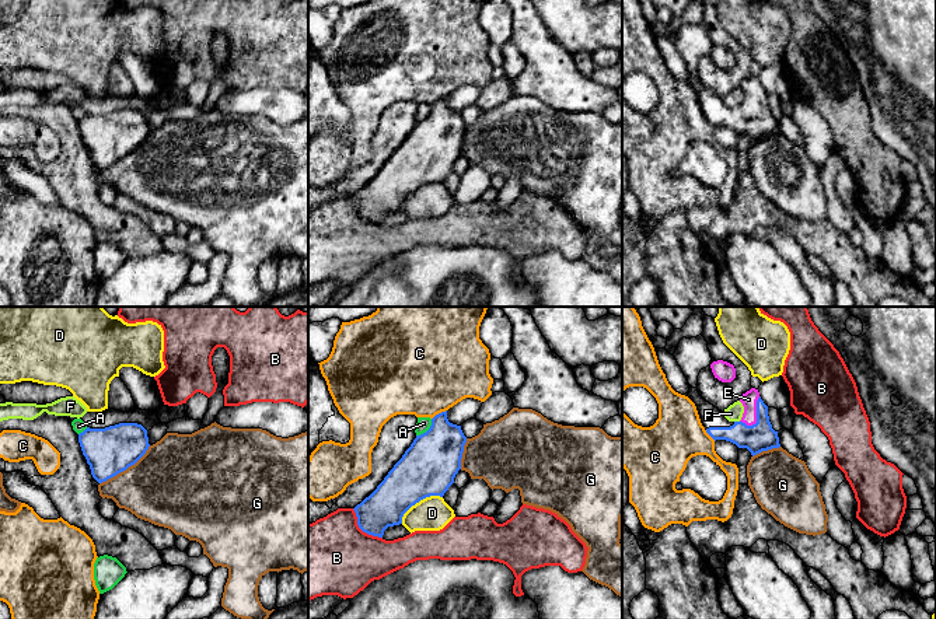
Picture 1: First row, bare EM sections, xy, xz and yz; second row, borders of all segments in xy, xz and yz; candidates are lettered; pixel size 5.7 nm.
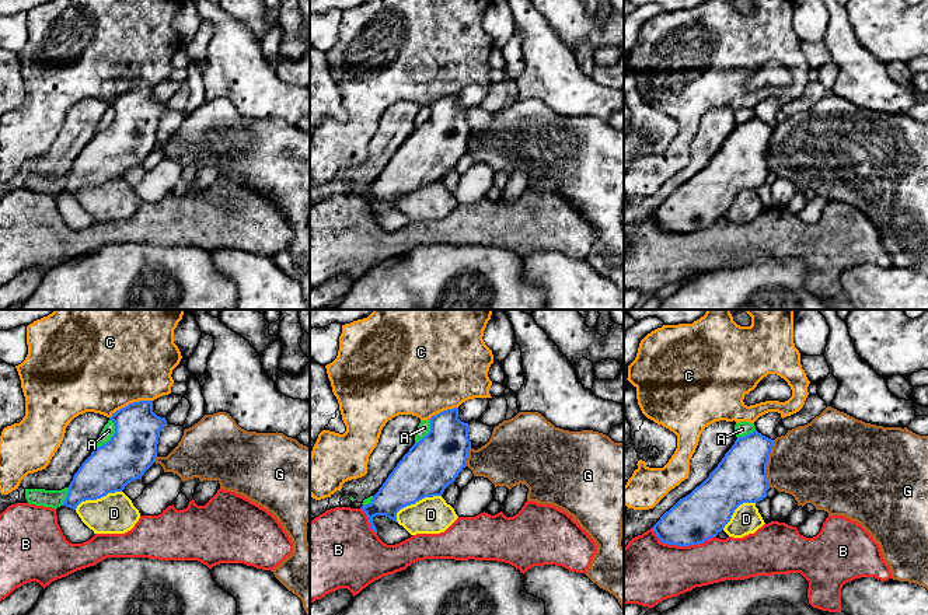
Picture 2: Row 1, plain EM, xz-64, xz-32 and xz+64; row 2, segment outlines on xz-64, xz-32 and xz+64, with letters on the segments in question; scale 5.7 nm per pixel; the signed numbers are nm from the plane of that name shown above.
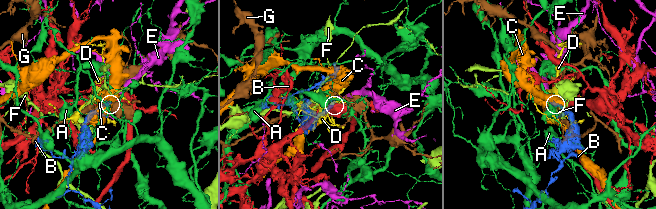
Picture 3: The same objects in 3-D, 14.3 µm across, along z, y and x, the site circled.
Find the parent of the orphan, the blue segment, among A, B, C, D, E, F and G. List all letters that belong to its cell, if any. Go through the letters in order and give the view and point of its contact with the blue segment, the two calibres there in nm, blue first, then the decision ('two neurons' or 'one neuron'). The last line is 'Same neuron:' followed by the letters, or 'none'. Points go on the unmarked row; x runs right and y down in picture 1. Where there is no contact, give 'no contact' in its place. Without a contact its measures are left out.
A: xz (428, 116) | 320/80 nm | two neurons
B: xz (362, 216) | 220/440 nm | two neurons
C: xz (439, 100) | 300/500 nm | two neurons
D: xz (418, 188) | 320/190 nm | two neurons
E: yz (757, 100) | 160/90 nm | one neuron
F: yz (737, 108) | 160/100 nm | two neurons
G: xy (125, 156) | 280/420 nm | two neurons
Same neuron: E

